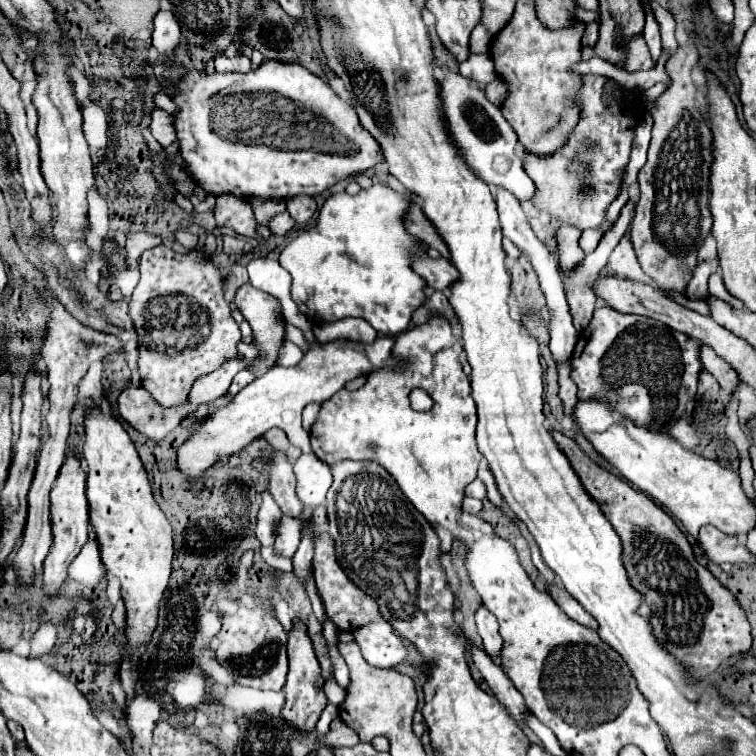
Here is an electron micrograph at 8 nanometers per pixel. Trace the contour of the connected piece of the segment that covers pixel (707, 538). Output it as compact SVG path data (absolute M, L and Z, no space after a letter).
M707 526L703 530L699 532L699 542L701 542L701 550L705 552L709 562L713 562L713 564L751 562L749 550L735 536L727 536L713 526Z

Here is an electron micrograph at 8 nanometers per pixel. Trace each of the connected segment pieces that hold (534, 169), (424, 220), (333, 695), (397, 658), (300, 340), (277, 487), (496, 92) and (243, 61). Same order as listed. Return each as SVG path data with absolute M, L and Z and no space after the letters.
M583 76L581 82L577 94L577 104L581 106L579 122L571 130L563 148L547 156L535 156L525 150L523 168L535 184L531 202L545 218L571 224L577 230L599 228L605 234L615 224L609 222L607 208L621 192L623 174L635 140L635 126L639 124L643 110L641 106L625 106L611 94L603 98L609 82L605 76Z
M413 204L411 210L409 210L409 214L405 216L405 228L407 228L413 236L417 236L417 238L423 240L425 244L429 244L429 248L439 250L439 254L449 260L451 254L449 254L449 248L445 246L445 240L439 236L439 232L435 232L435 226L433 226L431 220L423 214L423 210L421 210L419 204Z
M329 676L329 678L325 680L323 690L325 690L327 700L329 700L331 704L335 704L335 706L339 706L339 704L341 704L341 700L345 698L345 690L335 682L335 678L333 678L333 676Z
M383 618L367 624L367 628L359 628L353 634L363 658L371 666L395 668L407 660L407 646Z
M287 323L285 324L285 339L298 345L303 353L306 353L309 349L303 332L299 328Z
M283 452L271 454L269 474L271 474L269 492L271 492L273 500L279 504L279 508L283 510L283 514L291 516L291 518L303 518L303 504L295 492L293 466Z
M497 78L497 80L493 80L493 82L489 82L487 84L487 88L485 88L485 94L487 94L487 98L489 98L489 102L493 102L497 108L501 108L503 104L503 100L505 100L505 96L507 96L507 86L501 82L501 78Z
M219 52L215 56L215 68L217 68L217 72L249 72L251 60L241 52L237 52L237 54Z

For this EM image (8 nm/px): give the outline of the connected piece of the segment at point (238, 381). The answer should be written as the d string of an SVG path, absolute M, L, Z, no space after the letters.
M247 368L237 373L233 378L232 383L229 387L228 393L233 398L239 391L241 391L247 384L250 384L255 380L254 374Z

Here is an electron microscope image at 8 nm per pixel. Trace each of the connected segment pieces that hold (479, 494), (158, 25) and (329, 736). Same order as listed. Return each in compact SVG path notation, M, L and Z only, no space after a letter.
M475 478L471 484L467 484L467 488L465 488L465 494L481 500L481 498L485 498L485 496L487 496L487 492L485 492L485 484L483 484L479 478Z
M159 10L155 16L155 30L153 30L155 50L161 54L171 54L179 42L181 42L181 30L173 12Z
M335 718L331 722L329 732L323 734L321 740L323 740L323 744L329 744L329 746L353 746L355 742L359 742L359 736L341 718Z

